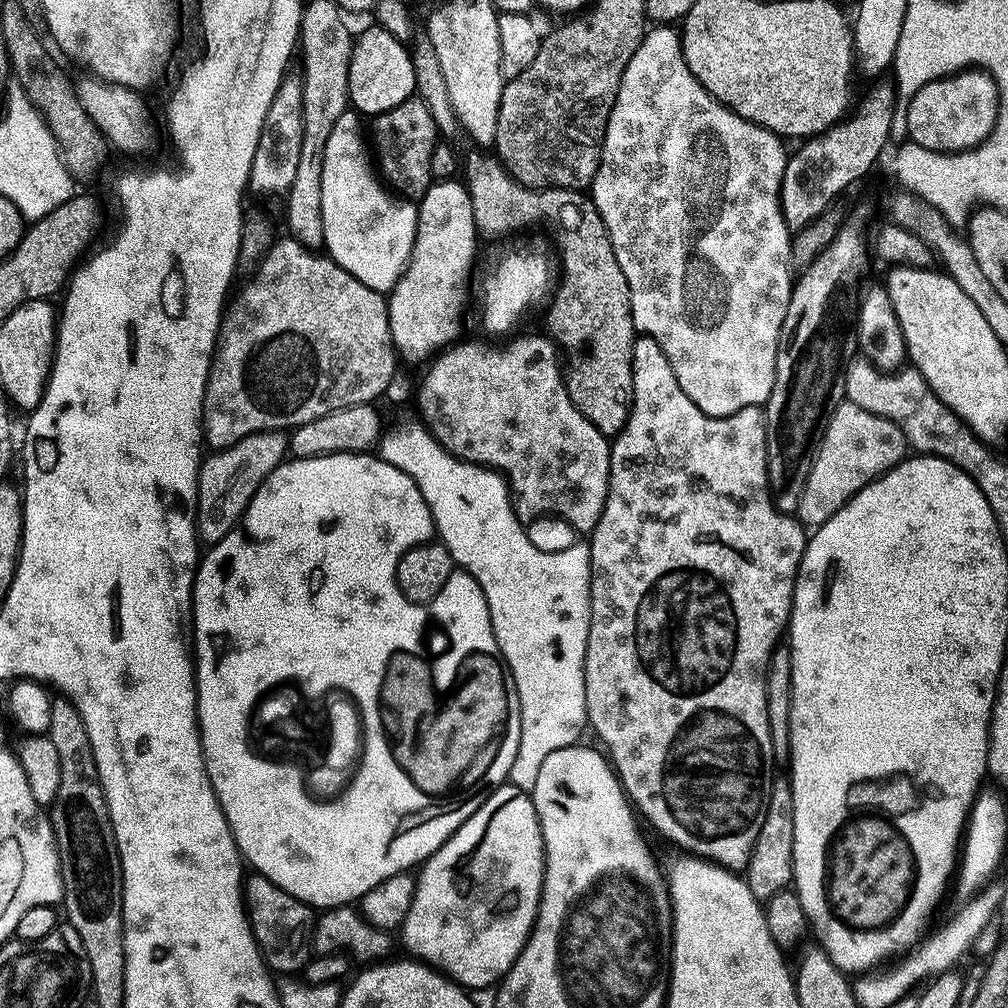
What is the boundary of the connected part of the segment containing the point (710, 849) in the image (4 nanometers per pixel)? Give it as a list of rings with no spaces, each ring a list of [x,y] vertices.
[[[647,338],[636,341],[632,373],[632,413],[624,431],[611,441],[612,465],[606,510],[602,510],[598,526],[590,533],[592,617],[584,663],[586,715],[591,731],[596,731],[597,738],[605,744],[603,747],[610,763],[616,769],[635,811],[643,819],[645,816],[680,850],[740,874],[747,869],[758,834],[762,834],[770,791],[768,775],[774,769],[768,717],[768,668],[772,665],[772,655],[781,647],[783,640],[780,639],[783,636],[785,639],[790,628],[796,579],[810,536],[796,516],[778,511],[772,501],[772,490],[768,487],[768,421],[763,407],[747,408],[726,418],[708,416],[690,402],[686,390],[678,386],[678,378],[664,351]]]

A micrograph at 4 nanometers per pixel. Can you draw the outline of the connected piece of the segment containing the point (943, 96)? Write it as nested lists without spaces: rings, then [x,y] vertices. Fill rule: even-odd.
[[[969,70],[961,72],[954,76],[948,76],[945,80],[935,80],[932,84],[928,84],[922,90],[918,90],[918,94],[912,100],[907,101],[908,107],[908,132],[911,143],[922,146],[928,150],[935,152],[971,152],[972,149],[977,148],[979,144],[984,144],[990,135],[990,112],[988,116],[988,88],[990,92],[990,77],[987,72],[983,70]]]

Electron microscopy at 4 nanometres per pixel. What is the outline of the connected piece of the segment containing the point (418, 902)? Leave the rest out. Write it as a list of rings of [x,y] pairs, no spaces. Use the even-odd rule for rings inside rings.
[[[505,786],[497,790],[491,798],[474,814],[468,821],[446,841],[438,851],[429,858],[427,864],[419,869],[416,881],[416,897],[410,906],[410,914],[406,918],[402,935],[404,944],[408,947],[407,955],[436,969],[437,972],[456,981],[461,988],[473,990],[472,988],[488,988],[499,985],[508,972],[518,962],[522,950],[528,944],[528,939],[536,931],[536,919],[540,917],[540,903],[544,893],[544,876],[548,873],[548,857],[544,854],[544,835],[538,818],[536,803],[532,801],[531,795],[511,786]]]

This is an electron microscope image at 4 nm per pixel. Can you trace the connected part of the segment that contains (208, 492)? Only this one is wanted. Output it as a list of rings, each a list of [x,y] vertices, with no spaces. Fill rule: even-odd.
[[[263,432],[238,442],[233,448],[217,451],[209,460],[207,457],[200,465],[200,493],[196,511],[199,539],[205,545],[215,546],[224,541],[235,528],[239,528],[258,490],[289,456],[290,440],[285,433]]]

